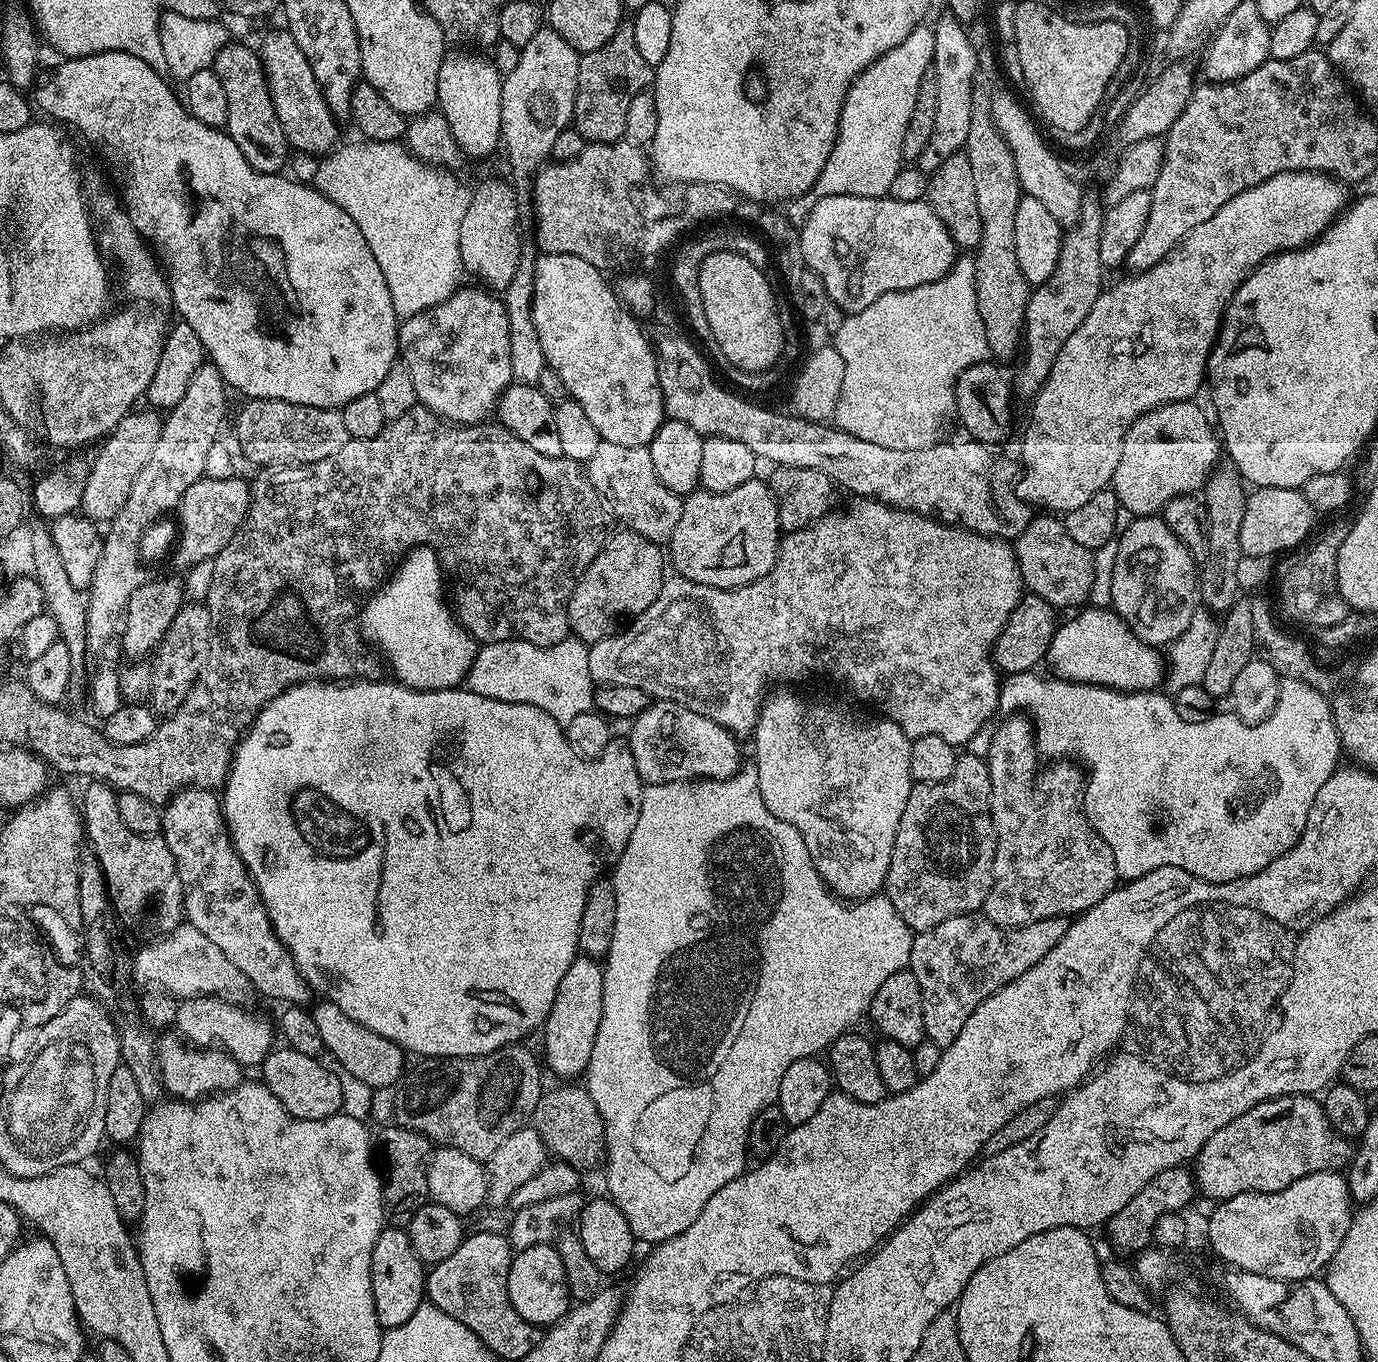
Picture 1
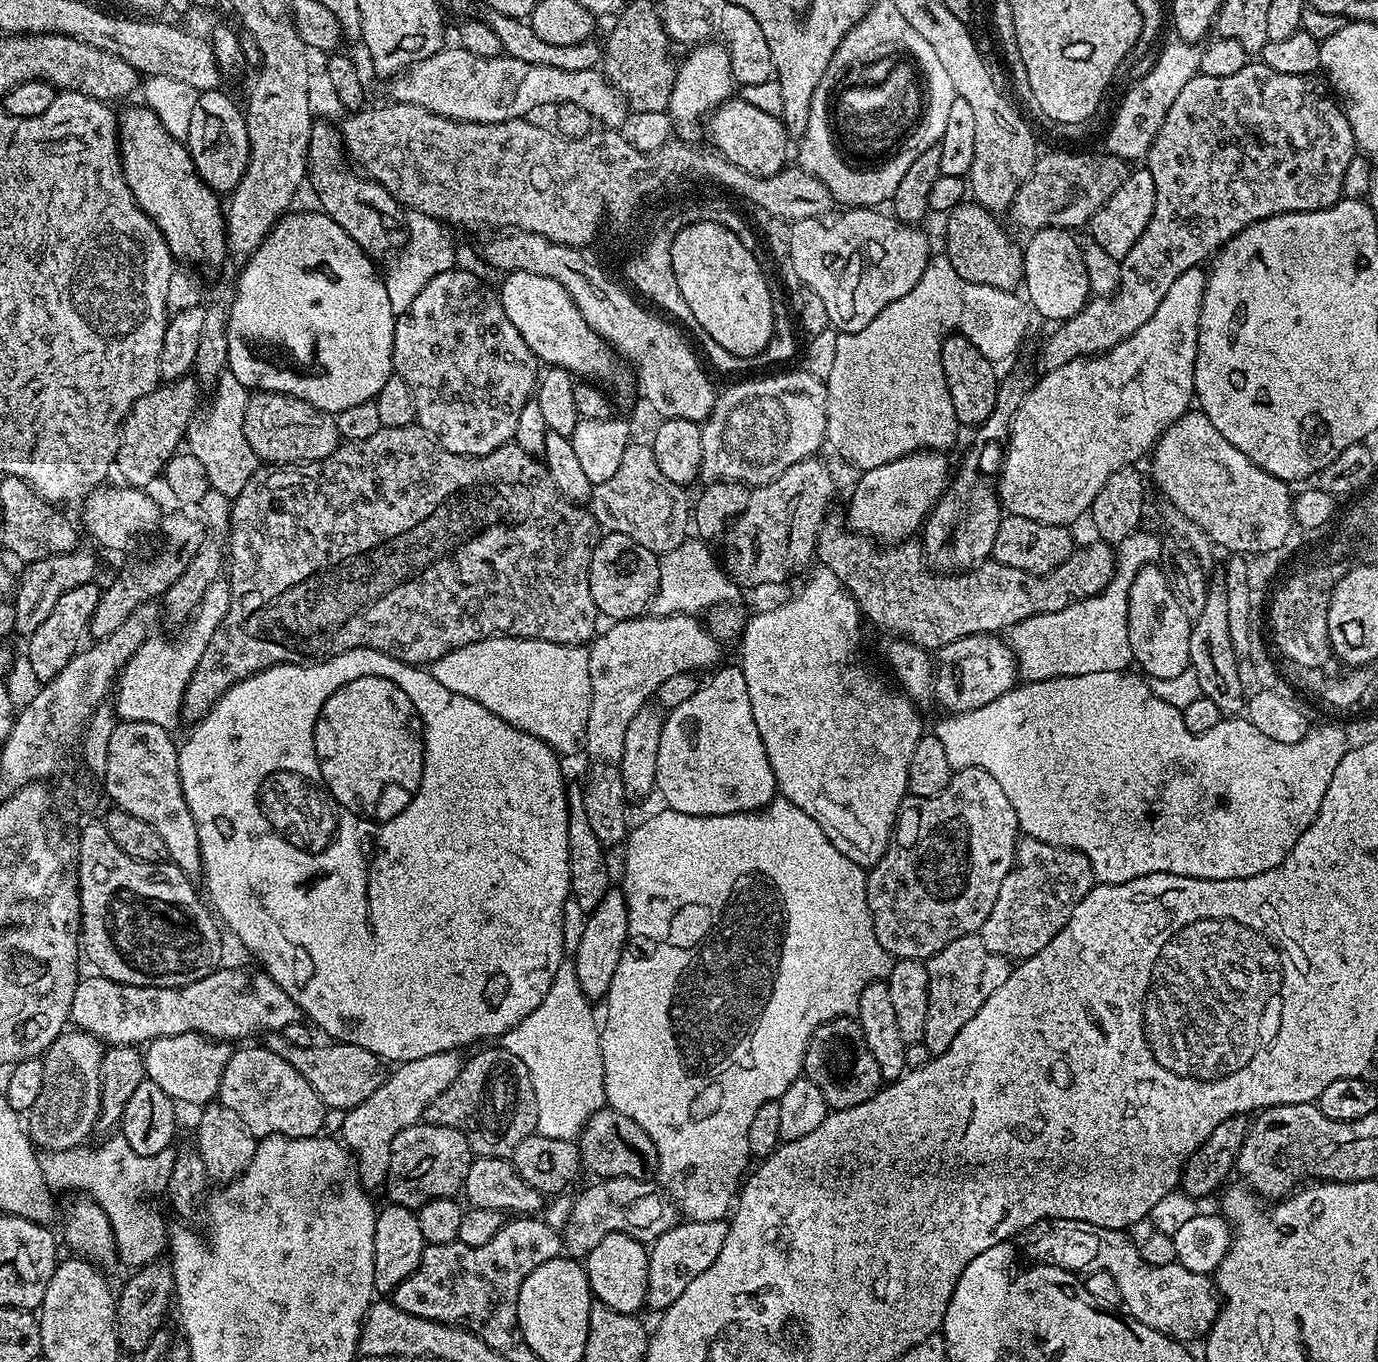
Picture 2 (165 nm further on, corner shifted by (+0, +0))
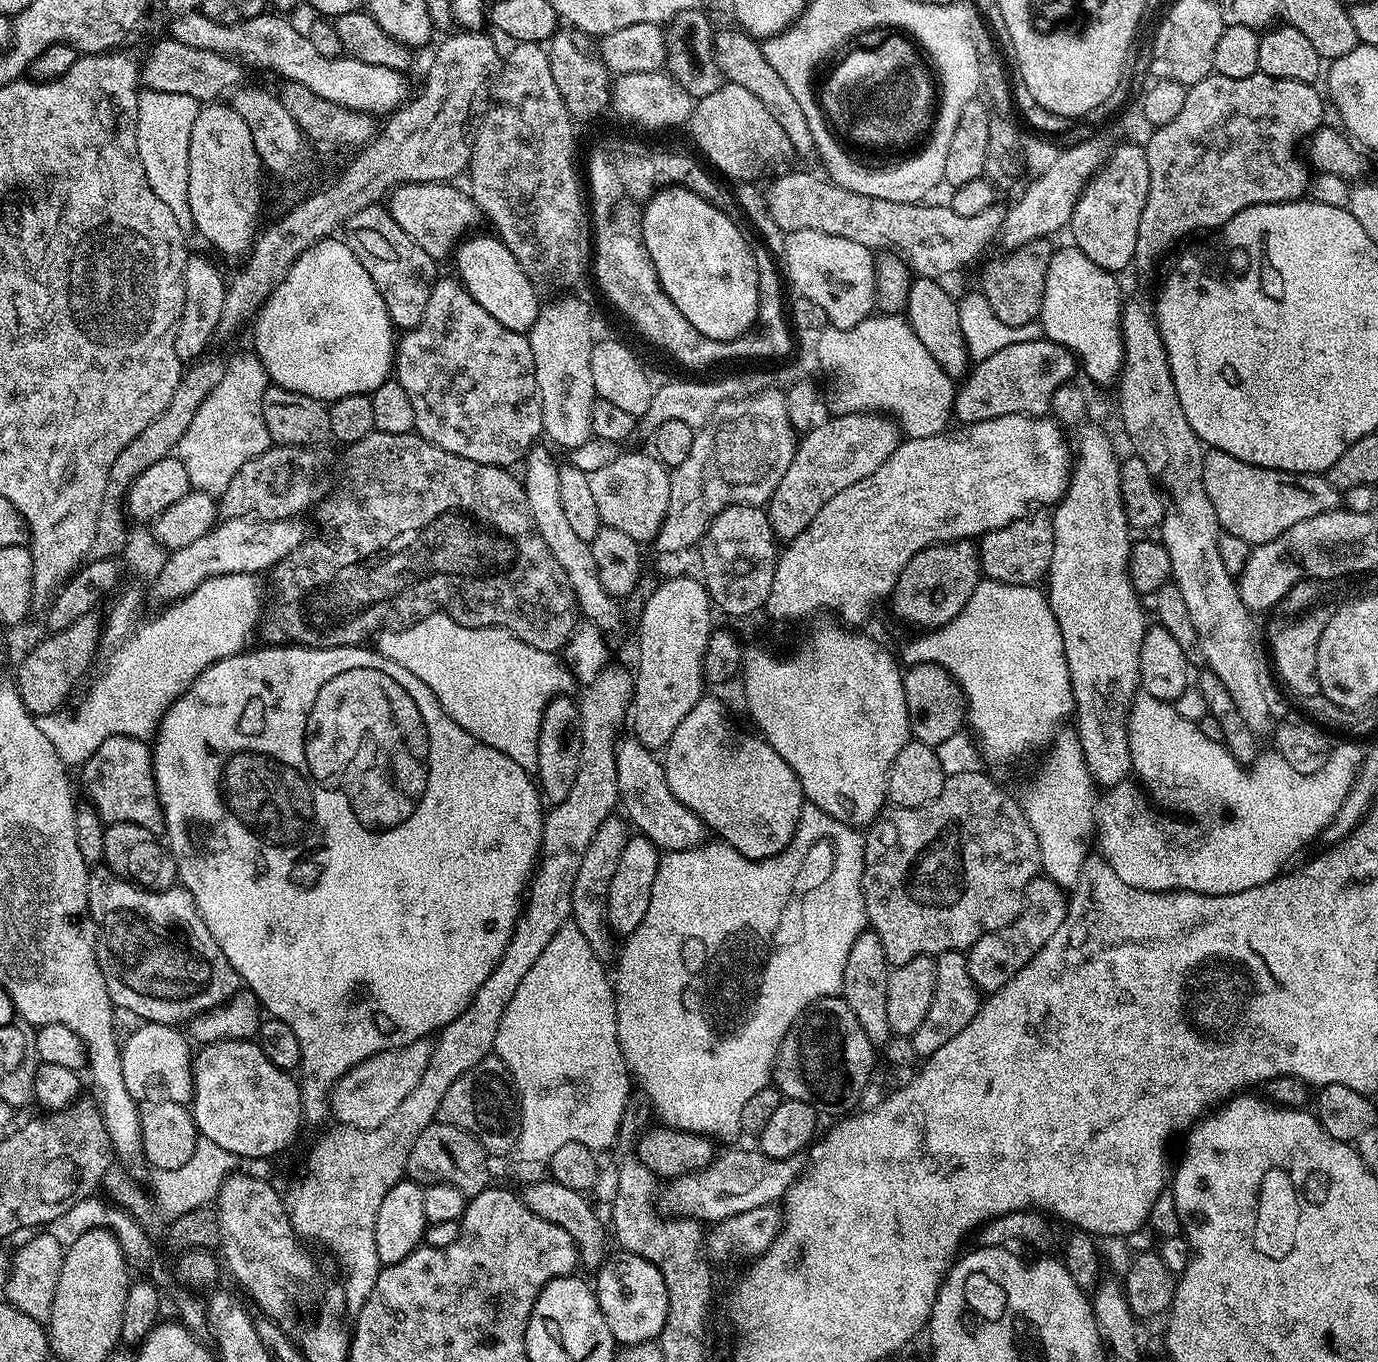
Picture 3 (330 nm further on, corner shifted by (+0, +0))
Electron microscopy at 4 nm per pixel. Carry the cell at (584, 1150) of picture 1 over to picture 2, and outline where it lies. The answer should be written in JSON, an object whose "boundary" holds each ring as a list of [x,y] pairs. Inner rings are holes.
{"boundary":[[[607,1106],[599,1108],[595,1114],[584,1123],[584,1128],[578,1137],[578,1147],[580,1149],[580,1163],[583,1171],[593,1172],[593,1177],[601,1180],[618,1178],[644,1178],[649,1175],[650,1165],[656,1155],[654,1142],[626,1114],[618,1114]]]}

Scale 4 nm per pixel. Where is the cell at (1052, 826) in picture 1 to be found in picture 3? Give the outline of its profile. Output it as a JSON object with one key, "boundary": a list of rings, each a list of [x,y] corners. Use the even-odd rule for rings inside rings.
{"boundary":[[[1037,878],[1030,882],[1030,886],[1024,891],[1024,910],[1014,918],[1002,930],[986,934],[978,938],[972,947],[967,949],[966,959],[970,978],[976,987],[985,993],[991,994],[1005,984],[1018,970],[1022,970],[1050,942],[1050,937],[1058,931],[1058,926],[1068,913],[1068,896],[1059,883],[1047,878]]]}

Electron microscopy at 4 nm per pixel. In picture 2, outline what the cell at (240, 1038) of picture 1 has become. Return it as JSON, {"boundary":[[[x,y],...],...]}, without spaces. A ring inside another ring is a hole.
{"boundary":[[[186,1032],[151,1041],[143,1049],[144,1075],[152,1080],[174,1102],[207,1105],[217,1099],[220,1079],[234,1051],[231,1043],[203,1036],[201,1032]]]}

